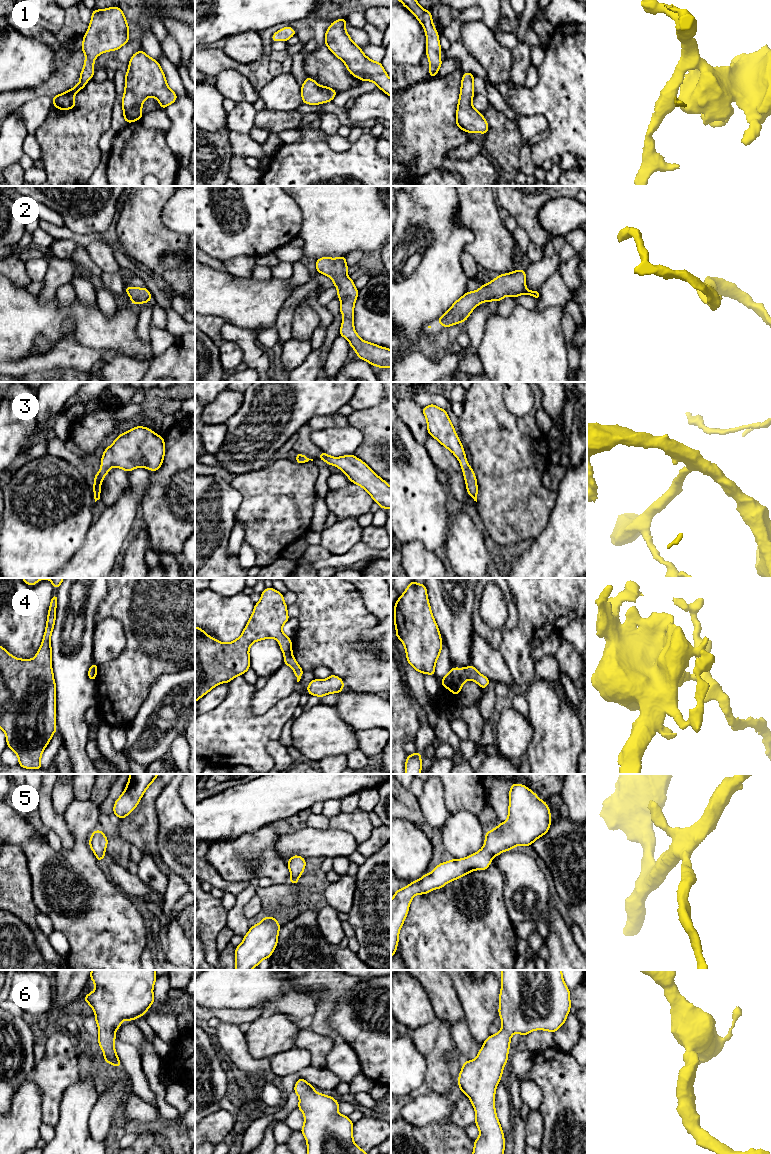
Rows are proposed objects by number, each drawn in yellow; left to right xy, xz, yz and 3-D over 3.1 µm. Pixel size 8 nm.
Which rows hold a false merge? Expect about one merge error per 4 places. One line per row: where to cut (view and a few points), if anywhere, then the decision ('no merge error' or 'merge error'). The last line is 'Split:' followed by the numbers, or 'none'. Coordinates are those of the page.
1: no cut; no merge error
2: no cut; no merge error
3: no cut; no merge error
4: cut in yz along (463, 668), (468, 678); merge error
5: no cut; no merge error
6: no cut; no merge error
Split: 4

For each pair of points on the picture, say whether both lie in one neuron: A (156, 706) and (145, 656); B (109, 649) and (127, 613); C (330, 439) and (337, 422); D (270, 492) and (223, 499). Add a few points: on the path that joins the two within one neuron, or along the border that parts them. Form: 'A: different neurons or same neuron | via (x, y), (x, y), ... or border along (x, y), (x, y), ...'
A: different neurons | border along (171, 672), (162, 674), (150, 686), (140, 705)
B: different neurons | border along (102, 618), (114, 617), (121, 623), (125, 647)
C: different neurons | border along (348, 424), (343, 427), (325, 427), (312, 431)
D: different neurons | border along (229, 483), (242, 497), (236, 519)

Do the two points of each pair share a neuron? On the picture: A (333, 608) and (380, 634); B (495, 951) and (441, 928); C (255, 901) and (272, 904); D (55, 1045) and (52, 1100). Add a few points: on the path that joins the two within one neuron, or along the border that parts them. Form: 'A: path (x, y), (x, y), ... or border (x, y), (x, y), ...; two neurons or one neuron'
A: border (380, 620), (365, 629), (354, 645); two neurons
B: path (482, 951), (466, 951), (454, 940); one neuron
C: border (256, 893), (260, 898), (262, 909); two neurons
D: path (55, 1059), (52, 1086); one neuron

